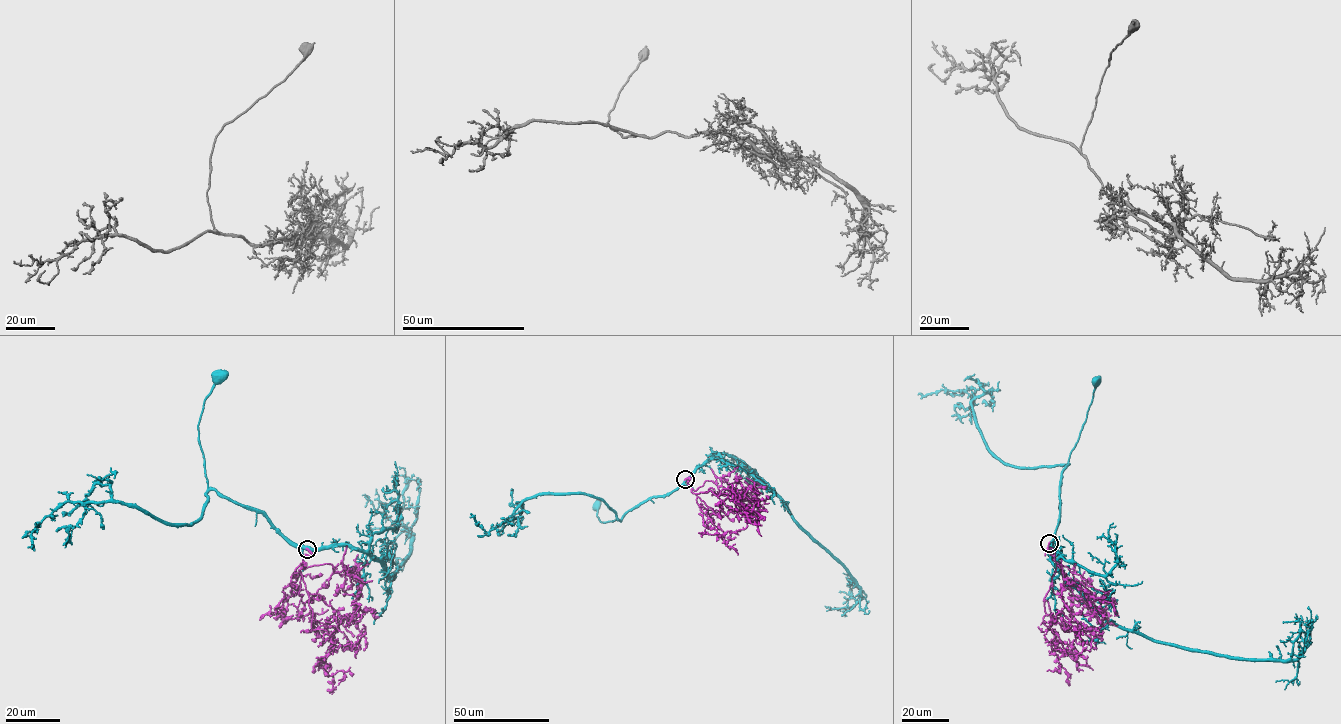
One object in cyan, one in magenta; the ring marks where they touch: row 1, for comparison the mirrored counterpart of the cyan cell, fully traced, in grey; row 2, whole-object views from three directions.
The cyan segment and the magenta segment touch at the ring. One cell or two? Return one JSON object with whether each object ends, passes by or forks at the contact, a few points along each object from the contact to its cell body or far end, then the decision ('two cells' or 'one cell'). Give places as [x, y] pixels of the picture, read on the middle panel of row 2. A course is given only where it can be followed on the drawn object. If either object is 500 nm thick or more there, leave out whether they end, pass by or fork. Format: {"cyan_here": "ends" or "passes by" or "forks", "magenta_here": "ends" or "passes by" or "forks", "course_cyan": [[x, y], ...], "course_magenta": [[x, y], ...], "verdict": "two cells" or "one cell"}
{"course_cyan": [[685, 479], [682, 485], [636, 506], [619, 520], [599, 520], [596, 505]], "course_magenta": [[685, 479], [713, 519], [707, 522], [723, 532], [723, 539], [716, 533], [745, 528], [745, 520]], "verdict": "two cells"}

